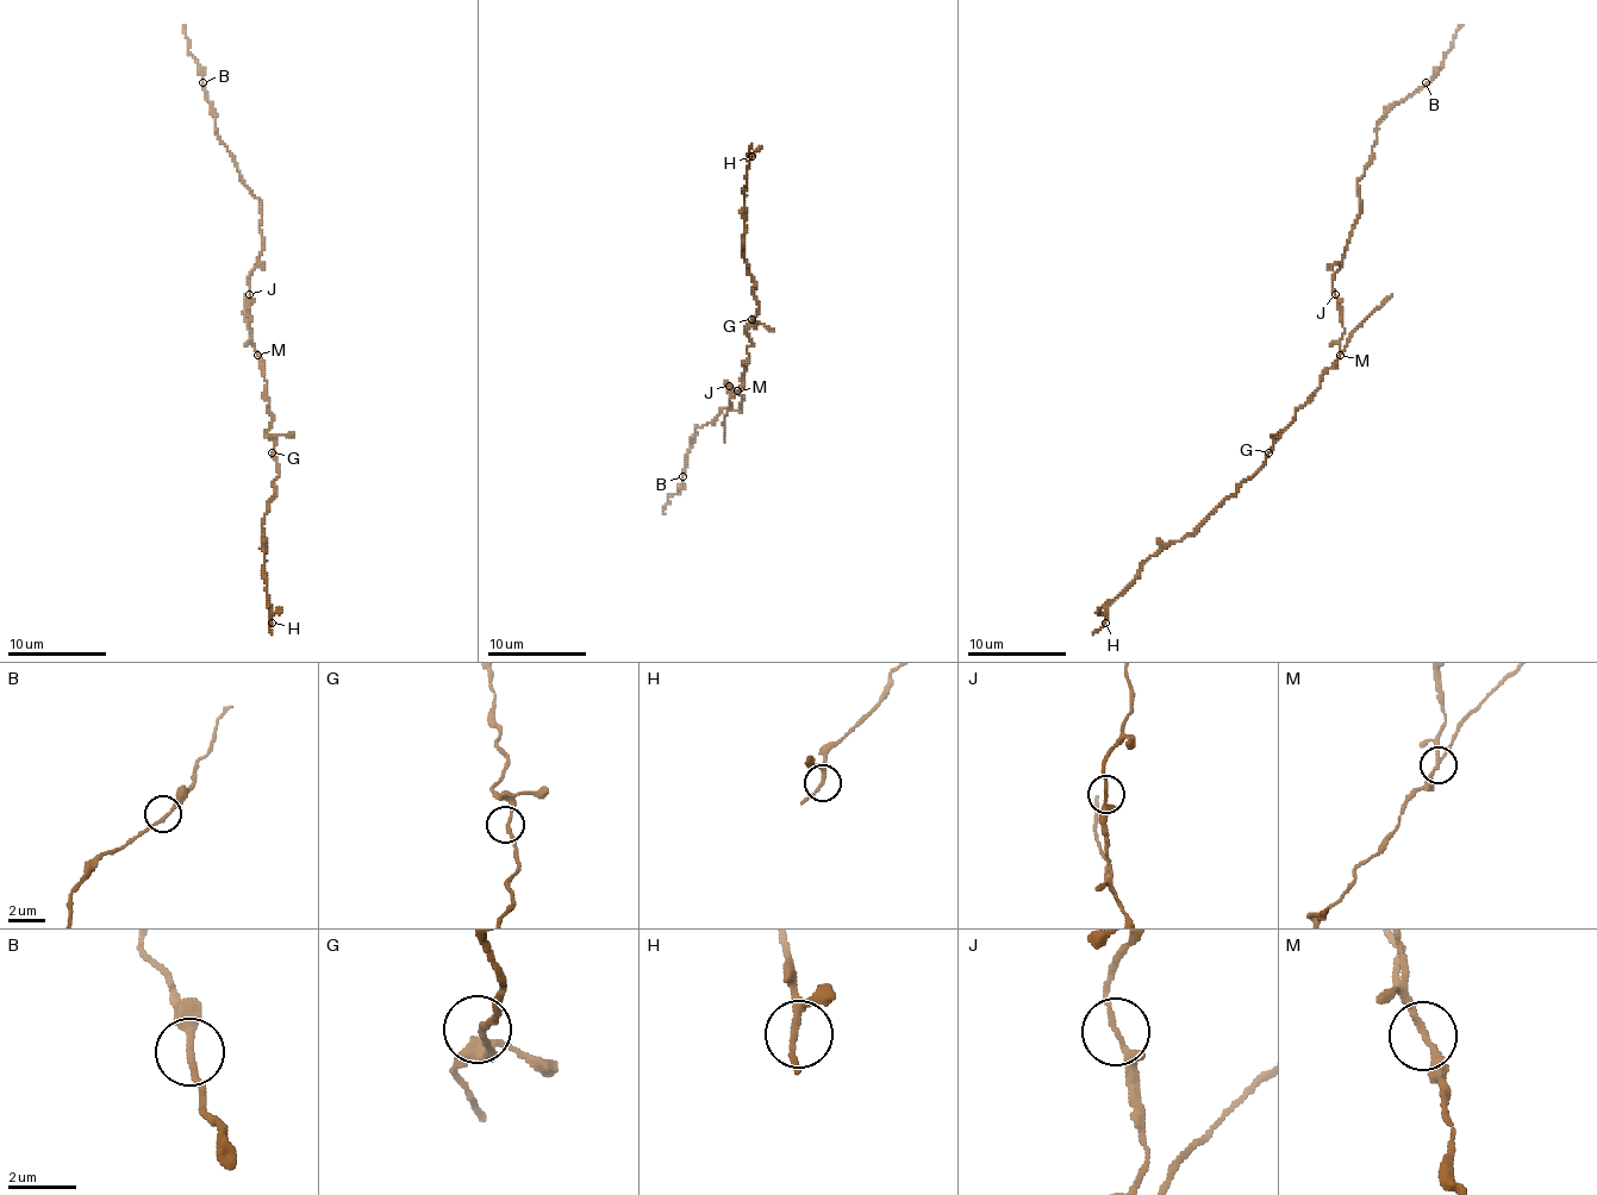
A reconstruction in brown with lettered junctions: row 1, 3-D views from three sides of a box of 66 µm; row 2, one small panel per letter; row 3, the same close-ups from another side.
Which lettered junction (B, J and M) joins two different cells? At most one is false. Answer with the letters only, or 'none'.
M

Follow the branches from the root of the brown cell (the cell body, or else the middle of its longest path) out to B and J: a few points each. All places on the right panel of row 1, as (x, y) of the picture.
B: (1340, 345), (1345, 329), (1333, 274), (1340, 267), (1359, 213), (1357, 181), (1372, 156), (1377, 124), (1426, 82)
J: (1340, 345), (1345, 329), (1342, 306), (1335, 294)

